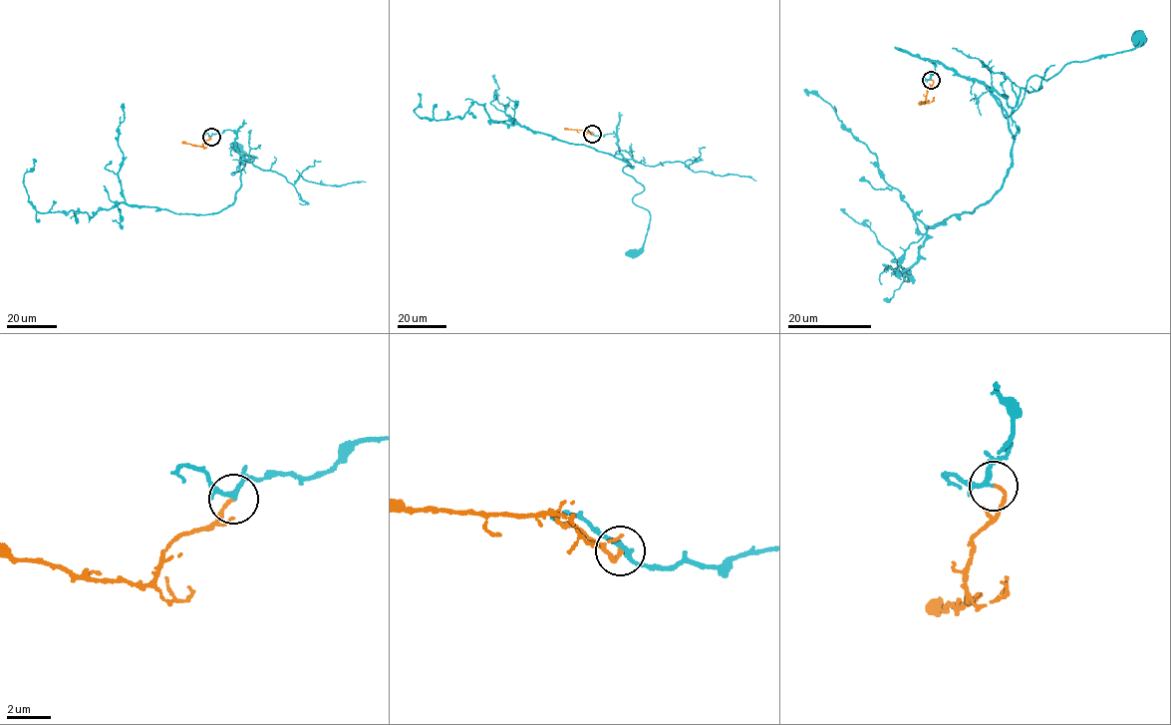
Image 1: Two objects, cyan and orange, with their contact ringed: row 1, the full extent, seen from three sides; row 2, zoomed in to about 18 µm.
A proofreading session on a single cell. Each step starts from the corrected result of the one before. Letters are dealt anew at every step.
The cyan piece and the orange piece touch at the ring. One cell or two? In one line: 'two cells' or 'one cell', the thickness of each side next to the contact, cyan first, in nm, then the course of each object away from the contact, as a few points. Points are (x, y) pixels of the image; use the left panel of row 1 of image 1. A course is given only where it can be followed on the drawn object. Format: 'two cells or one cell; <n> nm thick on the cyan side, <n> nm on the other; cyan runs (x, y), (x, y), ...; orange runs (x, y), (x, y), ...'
one cell; 180 nm thick on the cyan side, 150 nm on the other; cyan runs (211, 137), (235, 132), (241, 163), (233, 175), (253, 160), (241, 158), (257, 158), (238, 147); orange runs (211, 137), (200, 147), (182, 142)

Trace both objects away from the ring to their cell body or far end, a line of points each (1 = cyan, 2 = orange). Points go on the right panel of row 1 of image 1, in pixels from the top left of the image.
1: (931, 80), (932, 60), (953, 68), (985, 85), (1006, 117), (1033, 76), (1132, 50), (1138, 37)
2: (931, 80), (926, 101), (918, 103)

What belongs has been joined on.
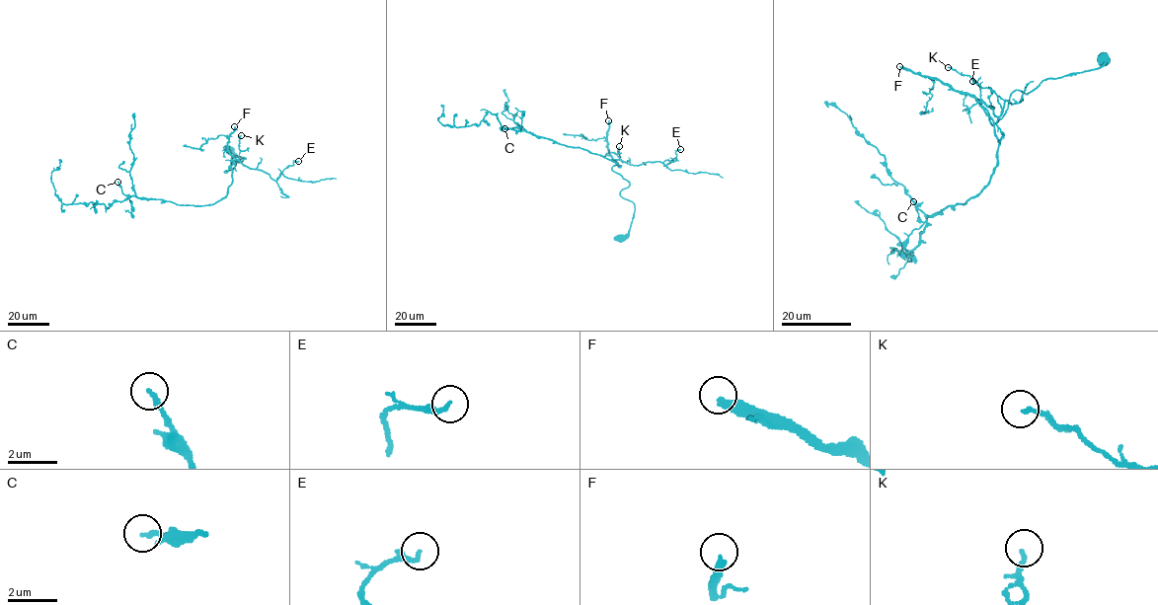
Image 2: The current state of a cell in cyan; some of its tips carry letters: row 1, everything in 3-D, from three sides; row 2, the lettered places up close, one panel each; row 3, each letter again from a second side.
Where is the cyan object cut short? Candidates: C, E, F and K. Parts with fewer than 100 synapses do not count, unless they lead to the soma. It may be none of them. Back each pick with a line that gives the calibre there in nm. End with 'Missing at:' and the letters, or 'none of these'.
F: calibre 280 nm
Missing at: F

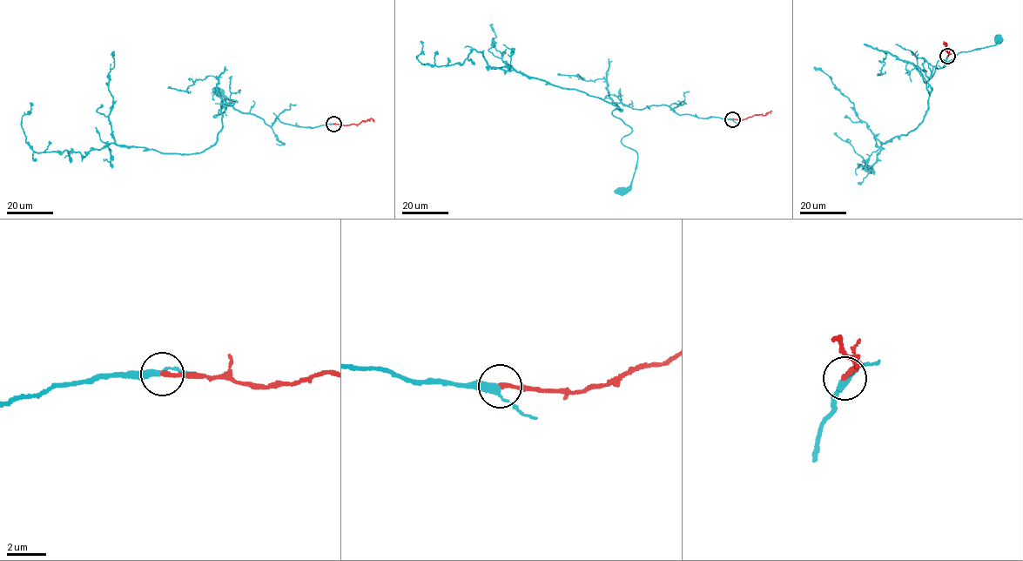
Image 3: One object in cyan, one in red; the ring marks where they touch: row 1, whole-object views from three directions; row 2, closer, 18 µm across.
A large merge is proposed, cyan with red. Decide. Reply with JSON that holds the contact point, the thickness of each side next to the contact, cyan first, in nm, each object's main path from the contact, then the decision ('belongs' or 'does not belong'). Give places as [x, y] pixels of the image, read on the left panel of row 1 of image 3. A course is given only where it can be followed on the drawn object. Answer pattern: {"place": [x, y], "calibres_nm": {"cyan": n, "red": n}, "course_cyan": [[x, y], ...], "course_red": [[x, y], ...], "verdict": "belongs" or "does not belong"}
{"place": [333, 124], "calibres_nm": {"cyan": 280, "red": 240}, "course_cyan": [[333, 124], [269, 126], [224, 101], [213, 117], [237, 102], [220, 91]], "course_red": [[333, 124], [357, 125], [372, 118], [373, 122]], "verdict": "belongs"}

